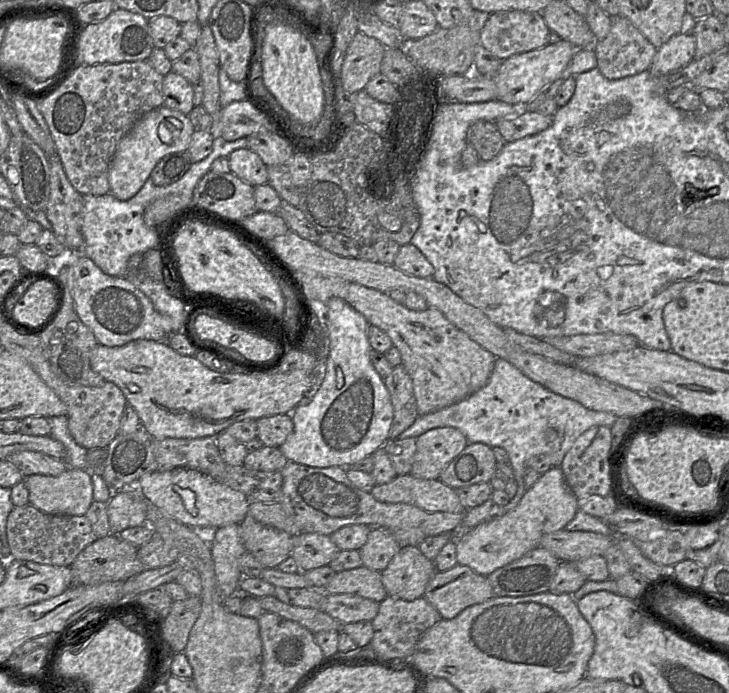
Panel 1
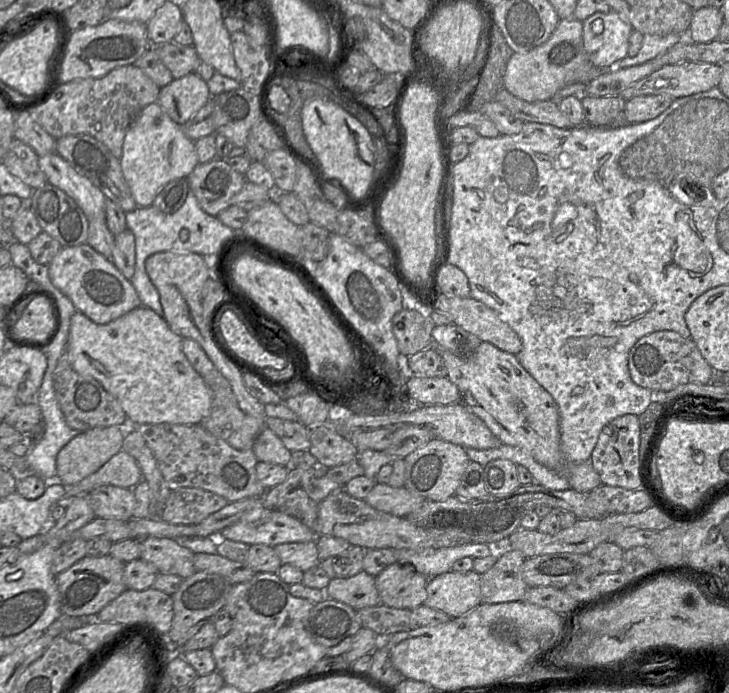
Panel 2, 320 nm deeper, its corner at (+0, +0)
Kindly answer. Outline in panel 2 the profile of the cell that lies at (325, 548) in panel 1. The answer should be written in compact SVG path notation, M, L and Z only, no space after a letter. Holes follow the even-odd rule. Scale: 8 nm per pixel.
M316 540L279 544L274 549L282 564L290 564L302 572L320 564Z

